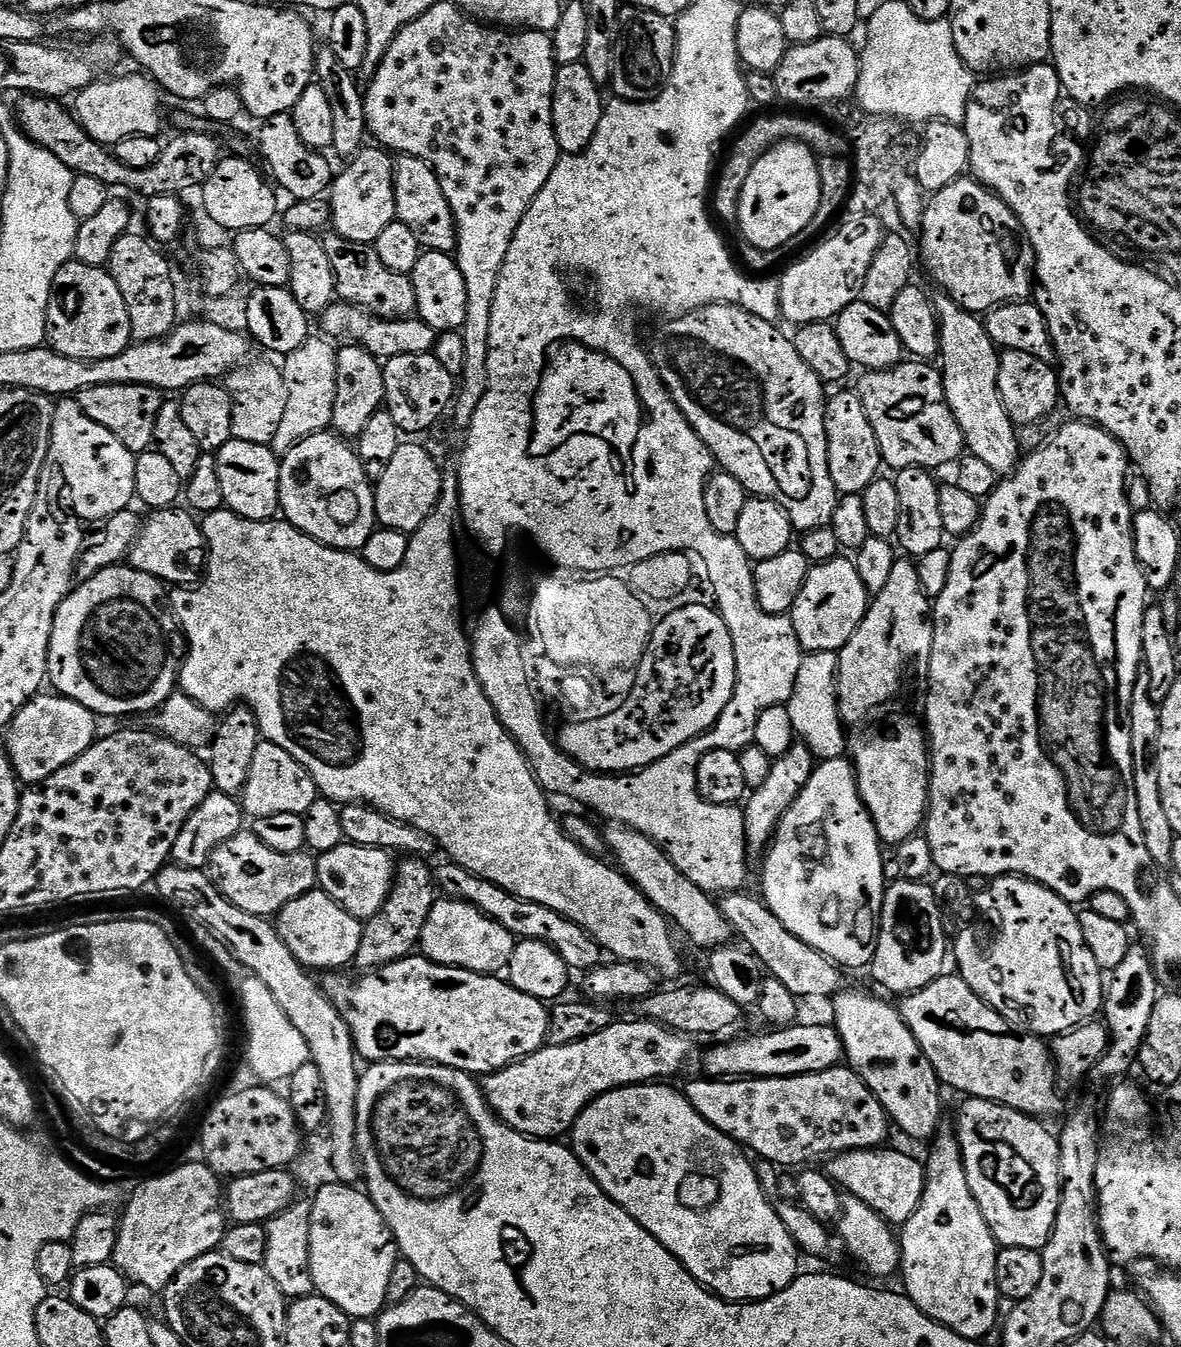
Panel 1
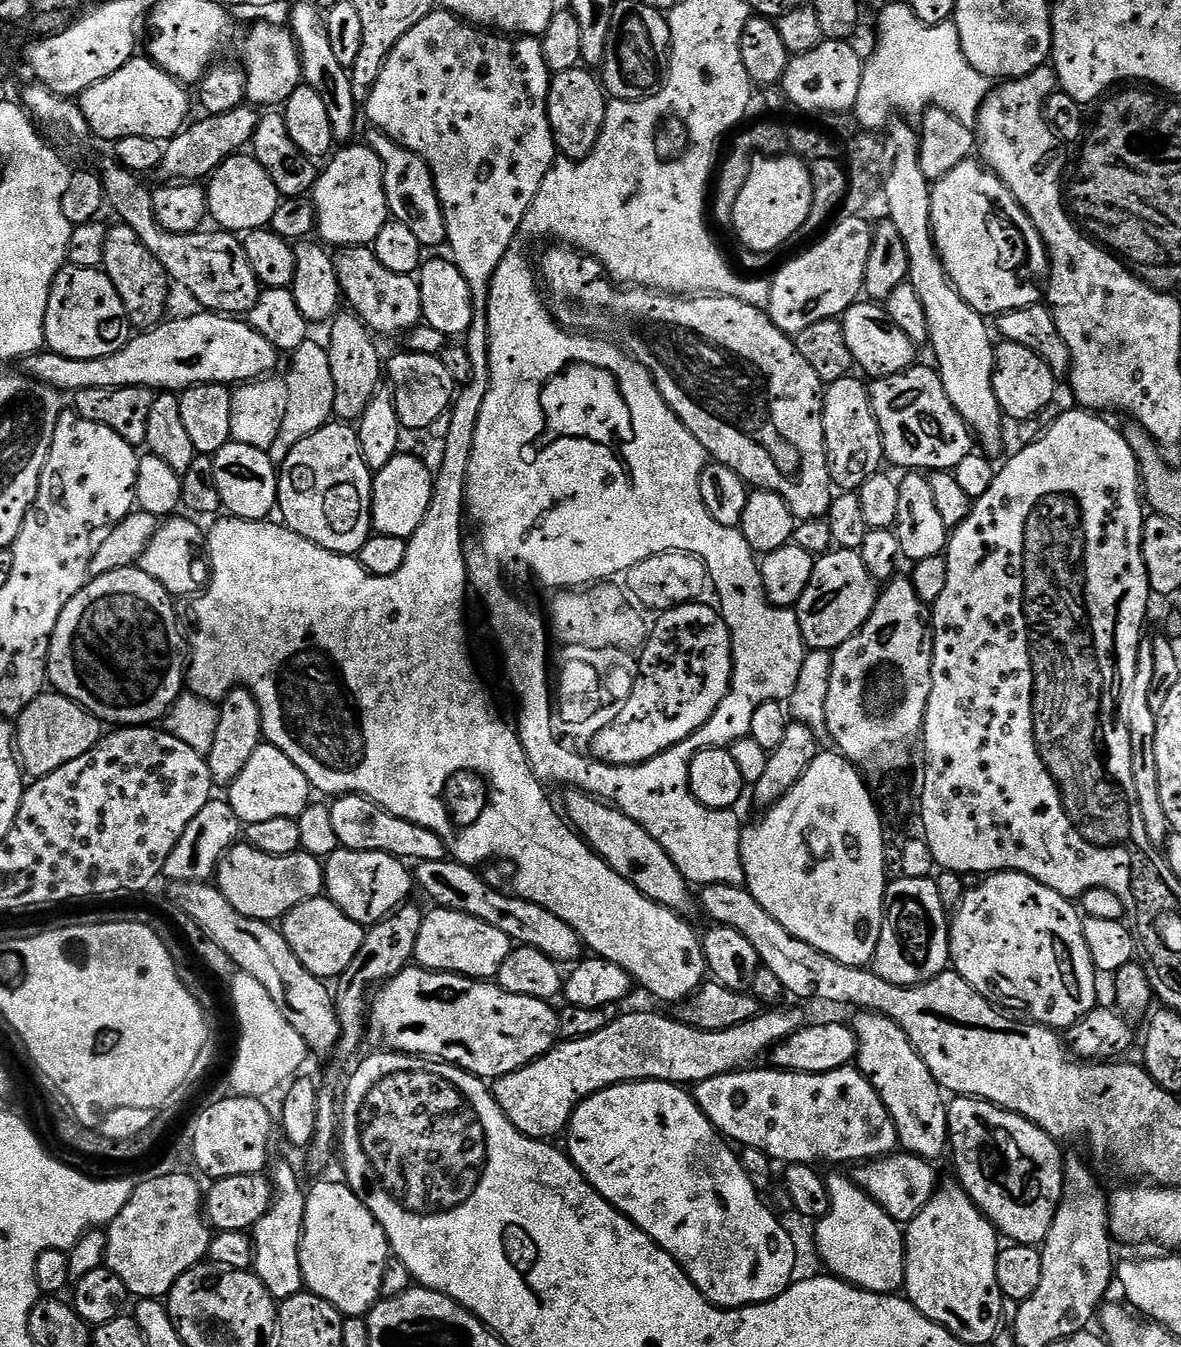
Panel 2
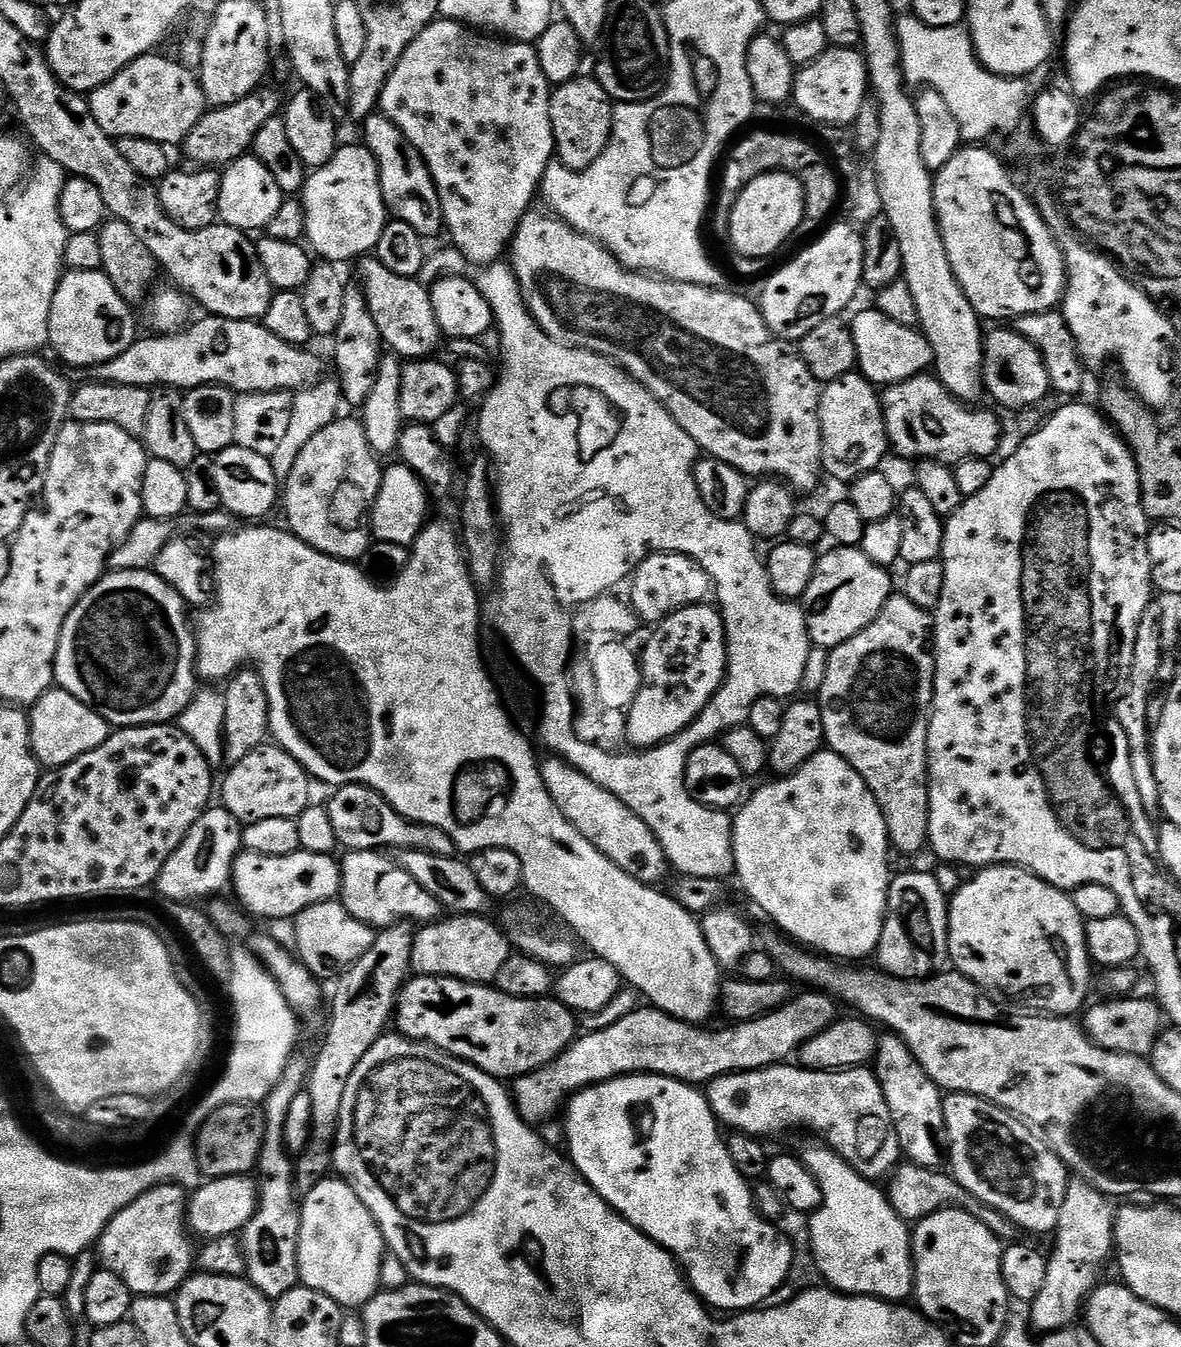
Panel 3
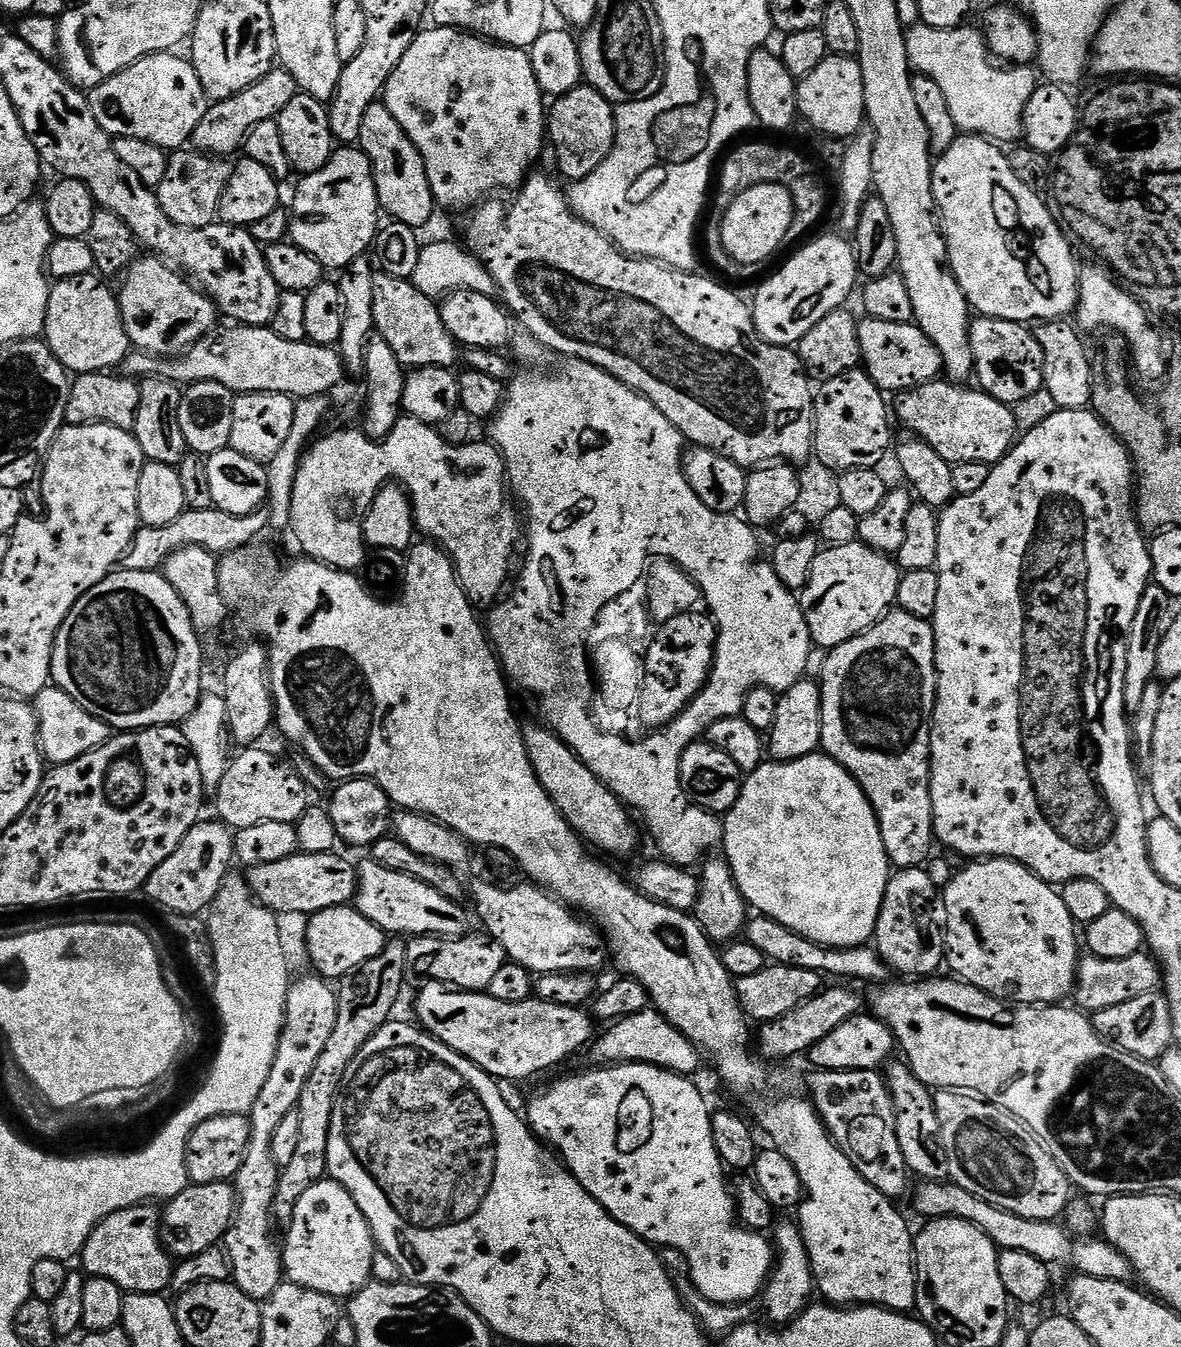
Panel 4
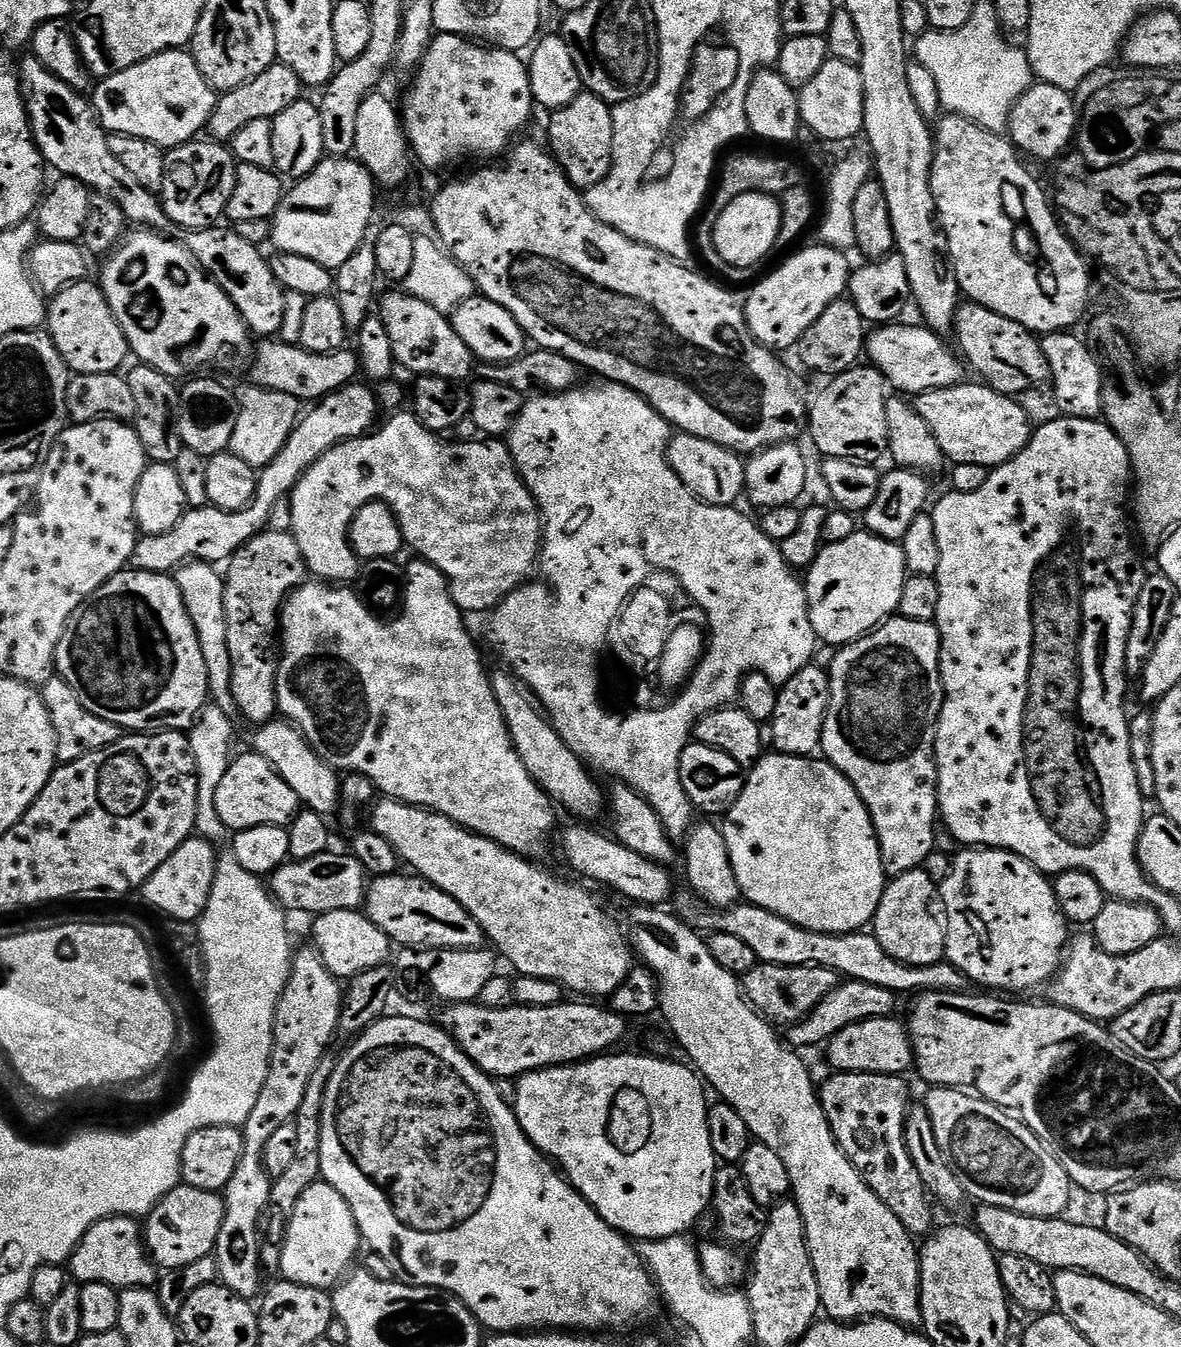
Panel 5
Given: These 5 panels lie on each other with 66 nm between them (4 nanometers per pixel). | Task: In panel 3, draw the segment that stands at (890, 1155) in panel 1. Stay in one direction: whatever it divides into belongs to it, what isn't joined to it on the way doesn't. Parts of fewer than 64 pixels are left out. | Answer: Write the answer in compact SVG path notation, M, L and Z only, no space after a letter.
M907 1162L901 1163L887 1181L886 1195L892 1203L892 1209L905 1222L919 1222L930 1214L941 1212L944 1208L961 1208L974 1218L978 1218L978 1222L986 1225L996 1236L1007 1238L1011 1232L1014 1232L1014 1225L1002 1213L990 1206L986 1206L978 1198L974 1198L974 1194L970 1194L970 1190L963 1188L956 1181L951 1171L948 1170L927 1168L926 1166L918 1166L917 1164L909 1164Z

